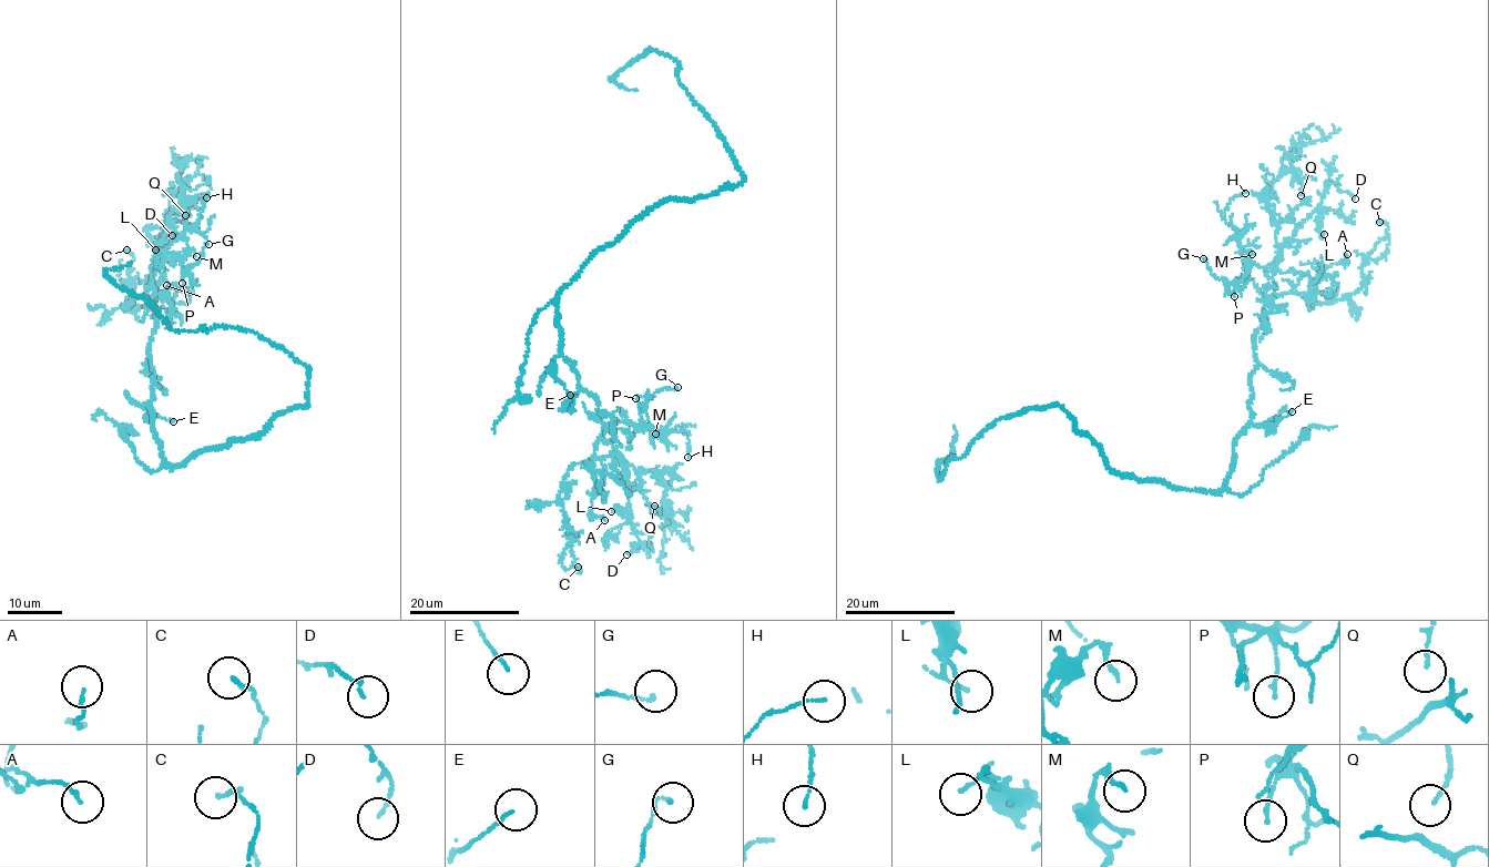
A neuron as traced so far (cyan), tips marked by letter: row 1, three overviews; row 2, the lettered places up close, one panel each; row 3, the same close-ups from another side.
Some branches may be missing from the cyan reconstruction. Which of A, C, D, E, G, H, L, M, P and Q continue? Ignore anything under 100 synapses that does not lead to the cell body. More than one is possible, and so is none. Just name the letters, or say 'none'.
none

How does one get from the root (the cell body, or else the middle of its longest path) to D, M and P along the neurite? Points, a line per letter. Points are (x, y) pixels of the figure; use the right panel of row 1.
D: (1178, 487), (1223, 487), (1235, 437), (1252, 416), (1254, 334), (1275, 289), (1280, 251), (1333, 182), (1355, 199)
M: (1178, 487), (1222, 489), (1235, 437), (1252, 416), (1254, 334), (1266, 302), (1245, 268), (1247, 251), (1252, 254)
P: (1178, 487), (1222, 489), (1235, 437), (1252, 416), (1254, 334), (1266, 297), (1248, 266), (1234, 296)

